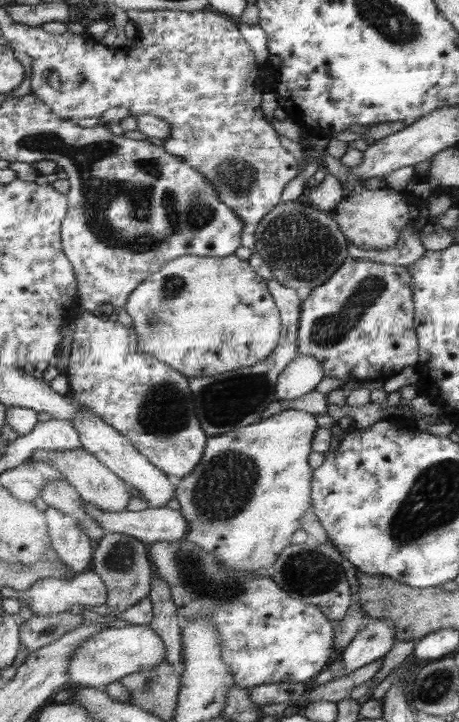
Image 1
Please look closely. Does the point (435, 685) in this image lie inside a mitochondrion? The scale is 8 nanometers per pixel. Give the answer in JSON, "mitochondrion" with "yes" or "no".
{"mitochondrion":"yes"}

